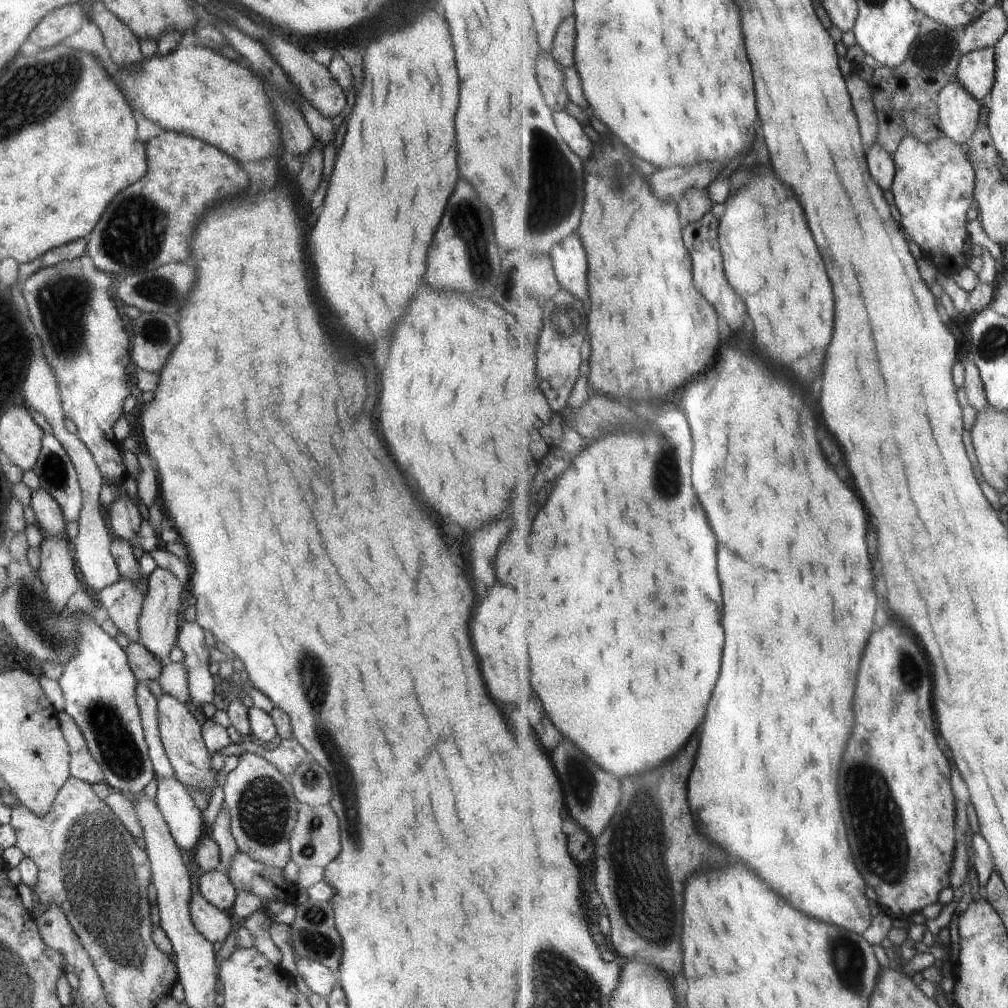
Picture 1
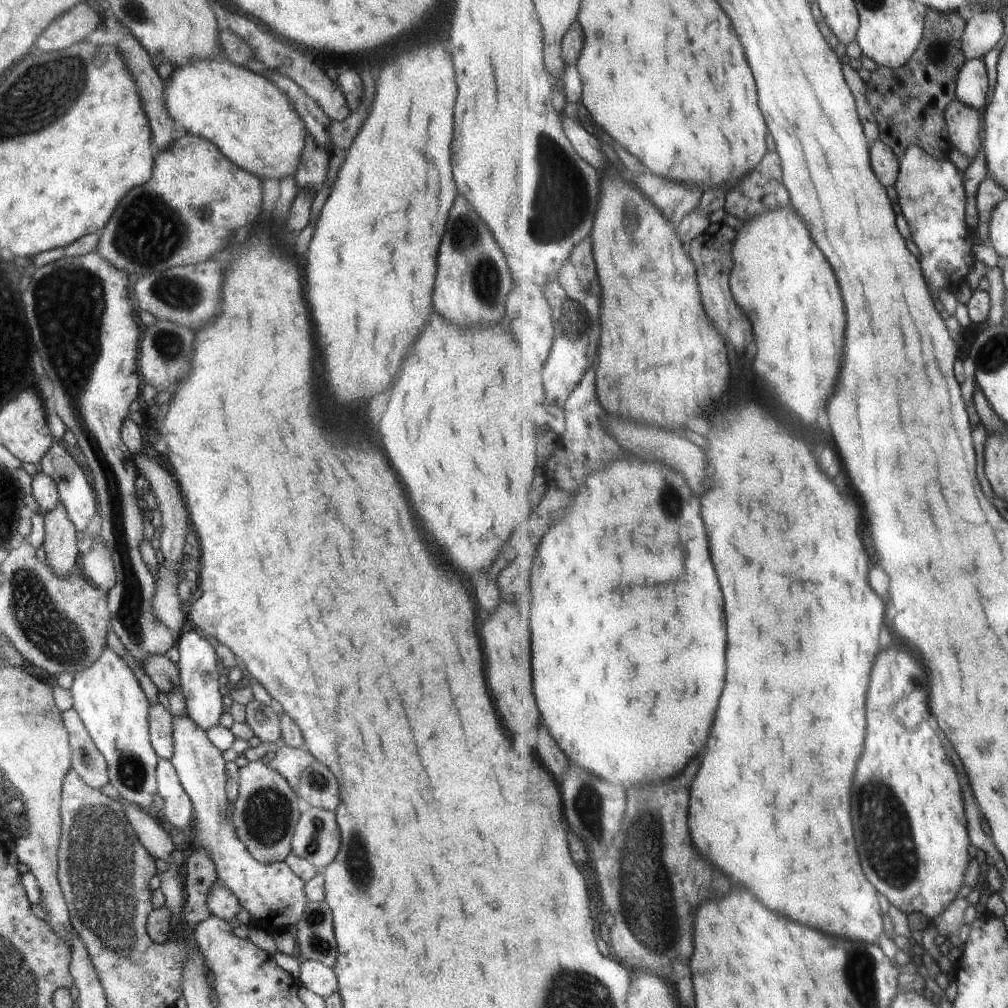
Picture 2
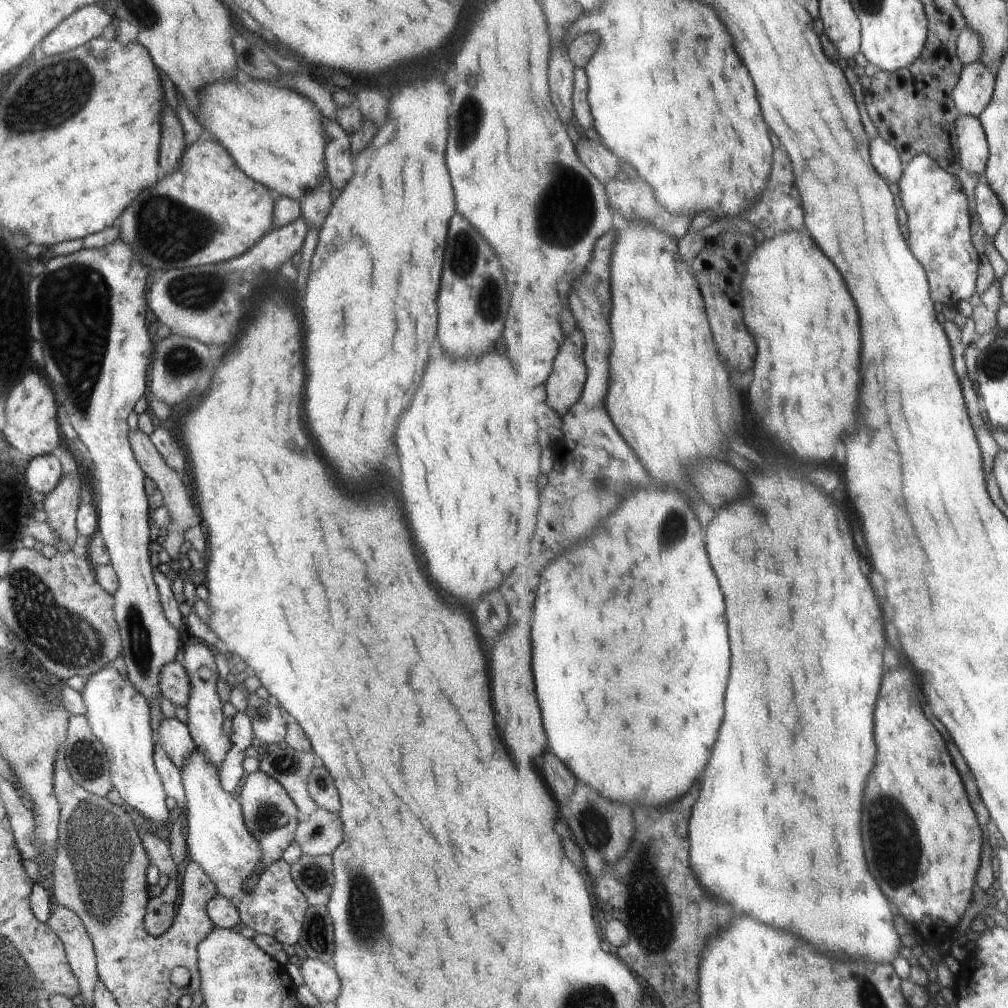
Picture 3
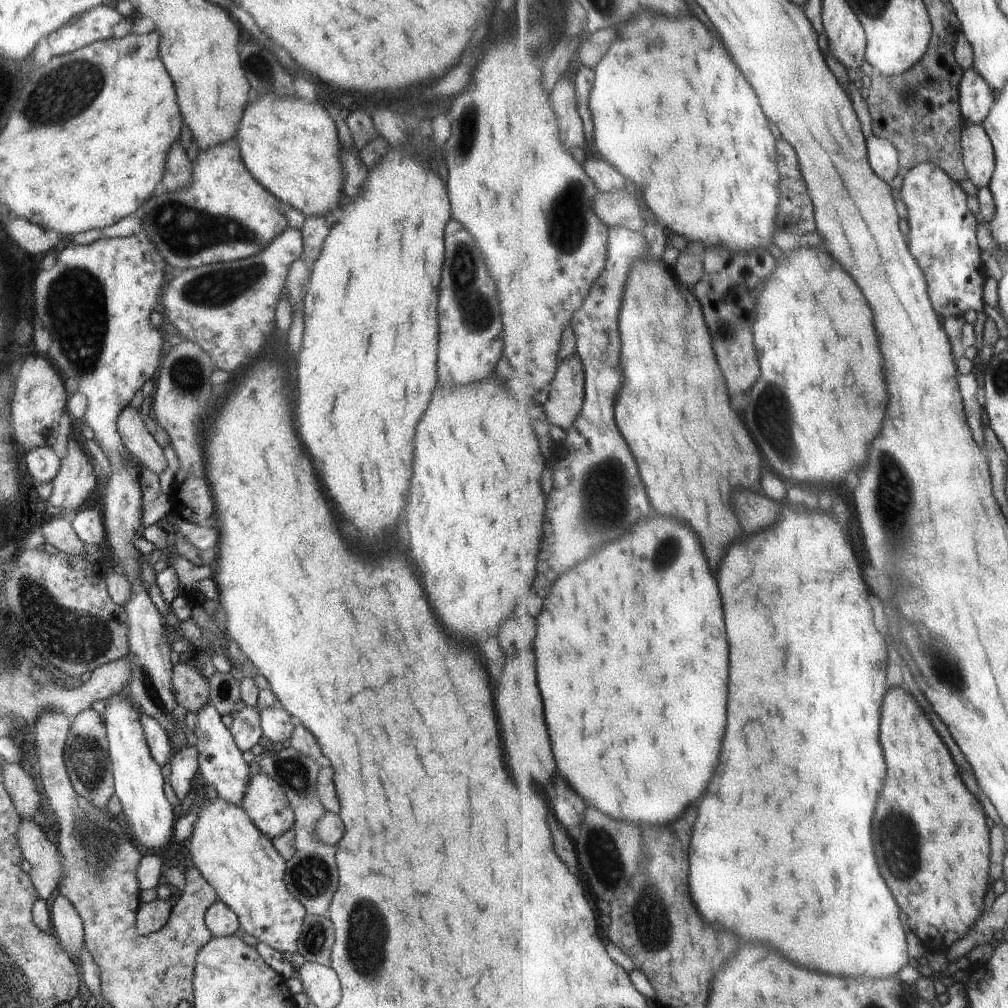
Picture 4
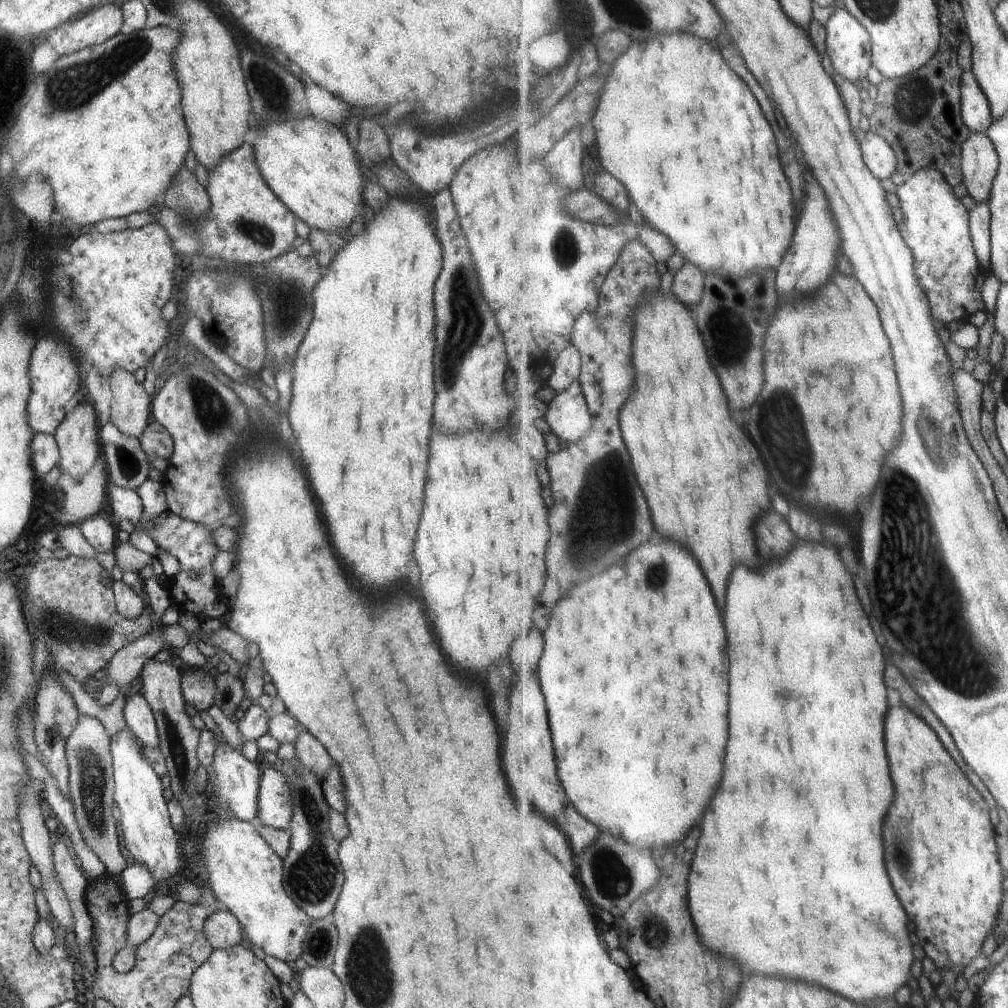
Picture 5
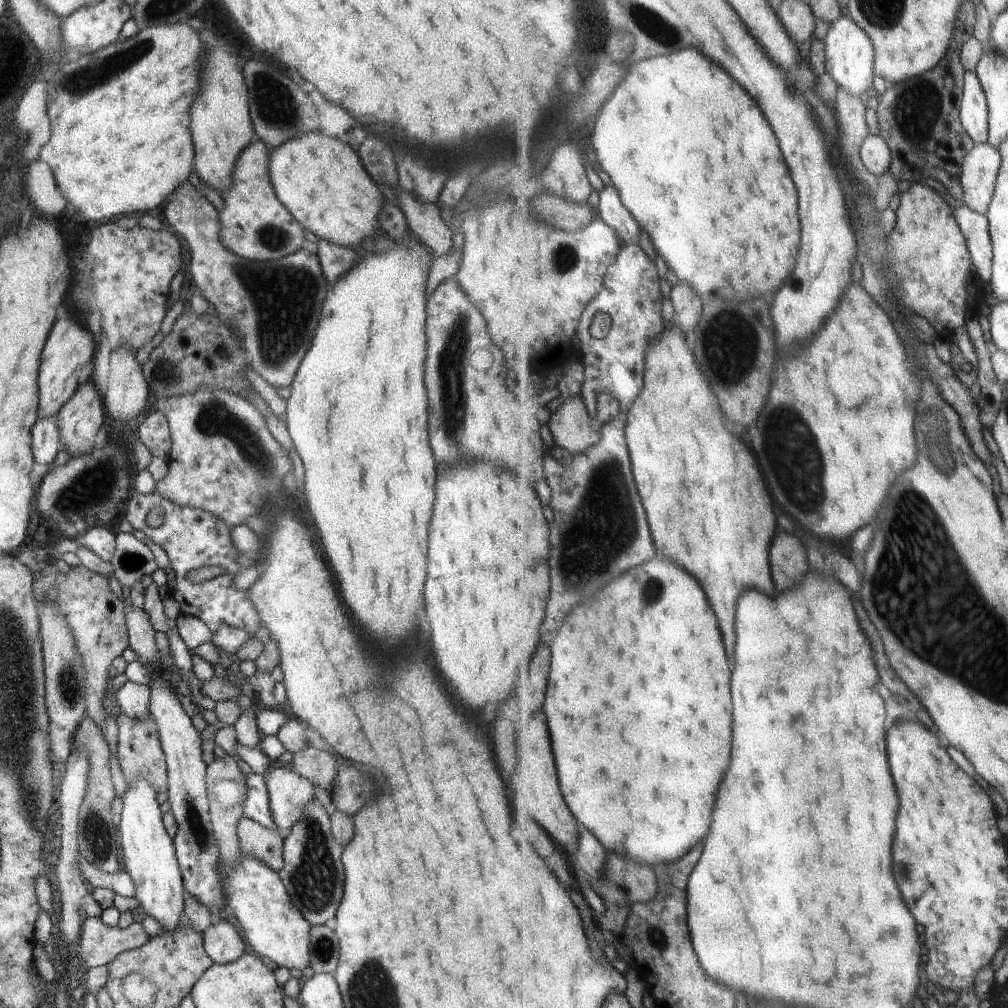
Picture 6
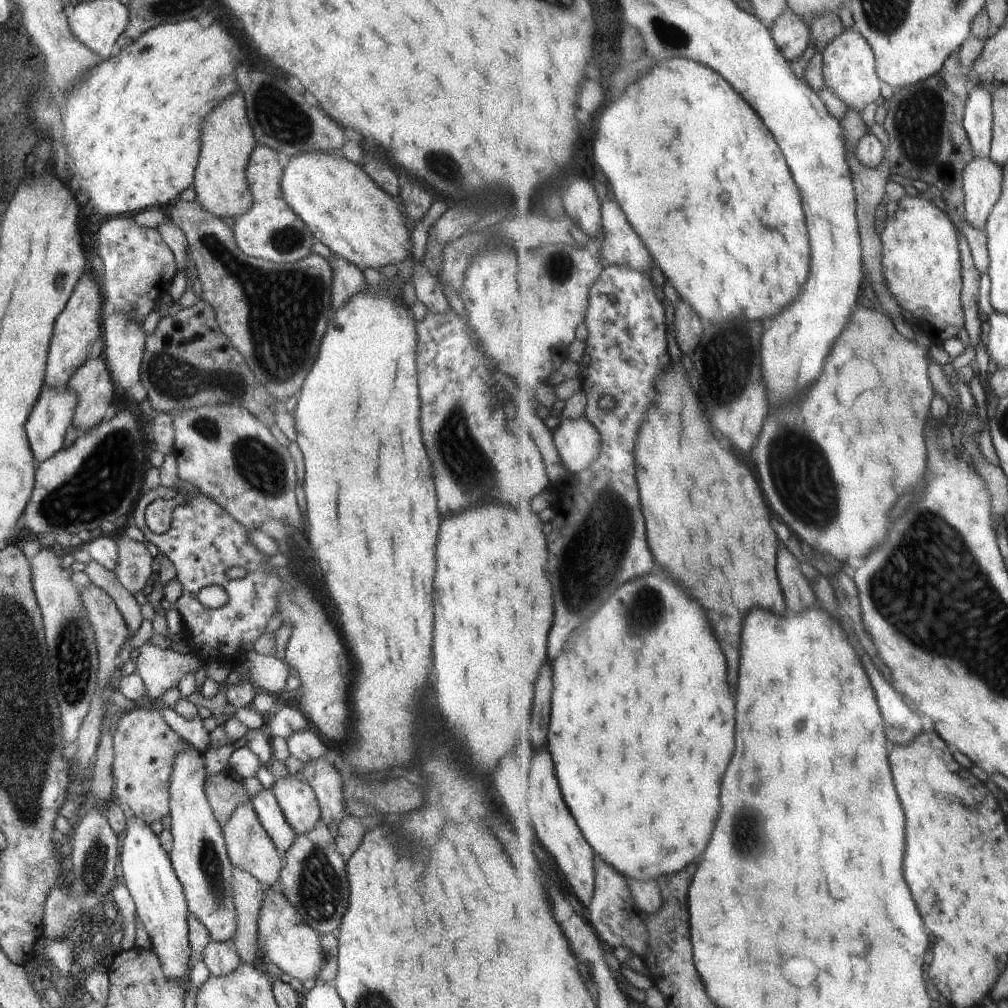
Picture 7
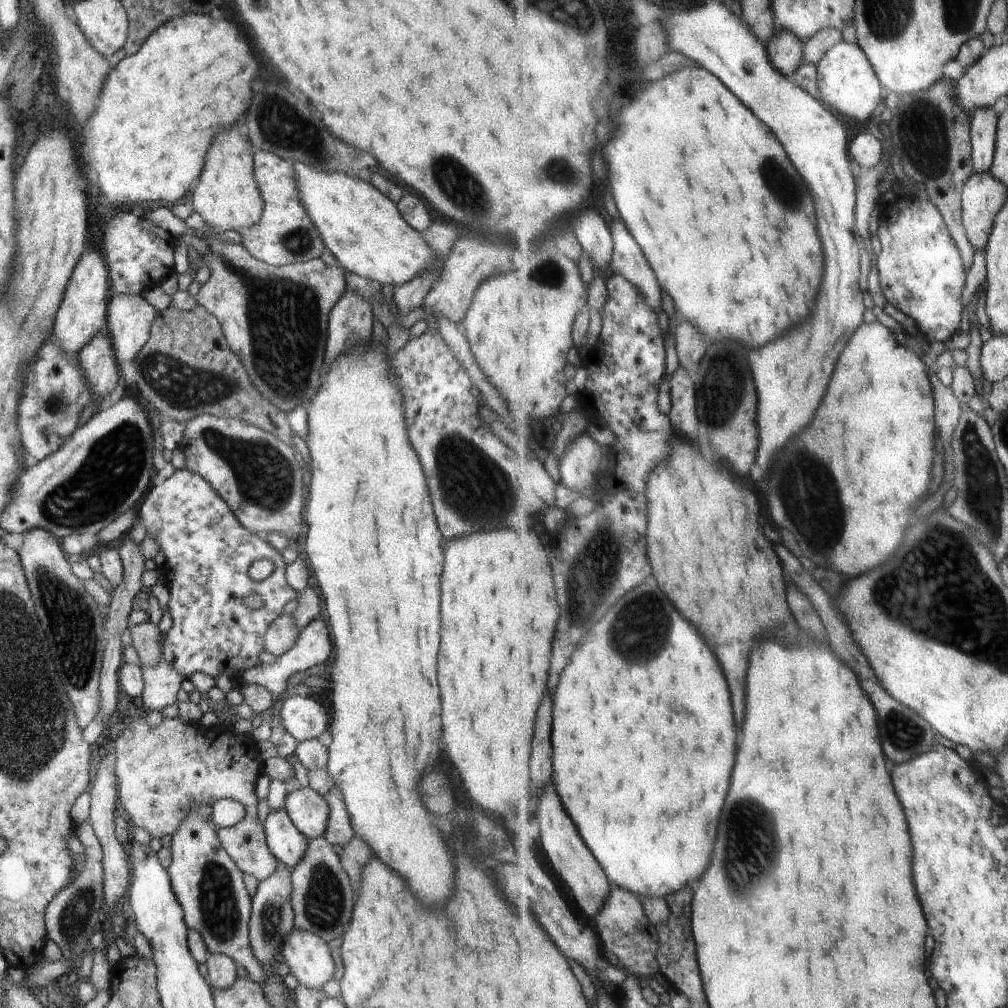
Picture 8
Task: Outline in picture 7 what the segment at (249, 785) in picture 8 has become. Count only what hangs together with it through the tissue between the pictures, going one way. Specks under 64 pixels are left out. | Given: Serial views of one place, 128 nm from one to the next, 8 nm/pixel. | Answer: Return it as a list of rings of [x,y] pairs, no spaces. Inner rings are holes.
[[[138,705],[126,712],[113,737],[114,799],[119,804],[126,804],[132,814],[150,825],[156,820],[162,821],[169,813],[169,783],[174,760],[188,746],[190,743],[178,736],[154,708]],[[250,802],[240,804],[236,812],[222,827],[226,851],[230,863],[244,872],[248,872],[263,886],[273,886],[279,883],[280,870],[282,870],[282,856],[274,842],[270,840],[266,830],[260,824],[254,808]]]

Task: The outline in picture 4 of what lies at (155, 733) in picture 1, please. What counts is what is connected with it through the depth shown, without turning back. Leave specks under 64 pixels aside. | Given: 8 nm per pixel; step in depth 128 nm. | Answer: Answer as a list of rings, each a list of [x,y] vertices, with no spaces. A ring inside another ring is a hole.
[[[187,745],[180,751],[172,754],[170,784],[178,798],[178,806],[181,806],[189,798],[192,778],[199,771],[198,749],[196,746]]]

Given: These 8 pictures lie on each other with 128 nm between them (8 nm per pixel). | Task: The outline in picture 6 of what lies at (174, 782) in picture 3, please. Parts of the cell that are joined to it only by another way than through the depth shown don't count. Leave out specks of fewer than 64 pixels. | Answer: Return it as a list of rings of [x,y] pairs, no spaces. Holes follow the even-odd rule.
[[[128,681],[116,692],[120,712],[130,720],[146,720],[150,716],[149,686]]]

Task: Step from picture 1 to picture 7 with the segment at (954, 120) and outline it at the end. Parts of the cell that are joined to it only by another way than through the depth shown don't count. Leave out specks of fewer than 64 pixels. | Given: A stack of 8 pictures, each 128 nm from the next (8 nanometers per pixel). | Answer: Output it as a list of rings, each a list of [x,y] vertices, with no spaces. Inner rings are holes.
[[[976,156],[965,171],[966,216],[974,226],[987,231],[988,222],[1003,192],[1005,170],[988,156]]]

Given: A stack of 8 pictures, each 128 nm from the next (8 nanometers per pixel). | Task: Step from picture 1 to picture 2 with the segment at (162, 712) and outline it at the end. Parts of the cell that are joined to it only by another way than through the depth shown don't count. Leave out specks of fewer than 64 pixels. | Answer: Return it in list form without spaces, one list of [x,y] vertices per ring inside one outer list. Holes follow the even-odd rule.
[[[172,716],[172,766],[192,806],[194,806],[194,844],[202,848],[216,866],[218,883],[232,890],[241,908],[248,910],[252,923],[274,935],[280,930],[293,930],[298,918],[306,910],[308,900],[304,882],[292,872],[285,862],[262,864],[238,840],[230,824],[227,777],[222,752],[210,743],[206,731],[188,716]]]

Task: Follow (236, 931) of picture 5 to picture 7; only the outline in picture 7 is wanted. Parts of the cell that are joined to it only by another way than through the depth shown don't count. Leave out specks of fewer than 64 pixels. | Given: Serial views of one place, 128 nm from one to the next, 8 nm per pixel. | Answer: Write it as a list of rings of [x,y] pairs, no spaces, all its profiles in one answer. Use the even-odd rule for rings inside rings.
[[[211,940],[204,948],[203,961],[214,976],[226,976],[240,965],[240,958],[234,950],[233,940],[215,942]]]

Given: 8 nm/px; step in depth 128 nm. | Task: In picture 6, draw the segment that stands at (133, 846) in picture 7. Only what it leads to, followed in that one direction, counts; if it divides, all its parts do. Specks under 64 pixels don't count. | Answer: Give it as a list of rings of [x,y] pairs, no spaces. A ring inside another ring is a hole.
[[[138,778],[126,786],[122,797],[122,820],[117,827],[118,840],[122,845],[124,870],[136,884],[134,898],[140,903],[140,908],[162,926],[161,932],[174,932],[183,920],[184,884],[176,846],[164,828],[157,795],[156,788],[152,788],[146,778]]]

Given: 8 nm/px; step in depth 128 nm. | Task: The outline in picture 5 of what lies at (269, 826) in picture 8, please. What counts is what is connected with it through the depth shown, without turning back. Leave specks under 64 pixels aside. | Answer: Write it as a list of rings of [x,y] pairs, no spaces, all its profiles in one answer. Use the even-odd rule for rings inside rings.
[[[226,740],[216,742],[216,750],[211,766],[208,768],[213,776],[214,785],[212,792],[216,794],[219,801],[230,807],[236,819],[250,823],[258,820],[258,791],[261,777],[262,763],[249,760],[231,748]]]

